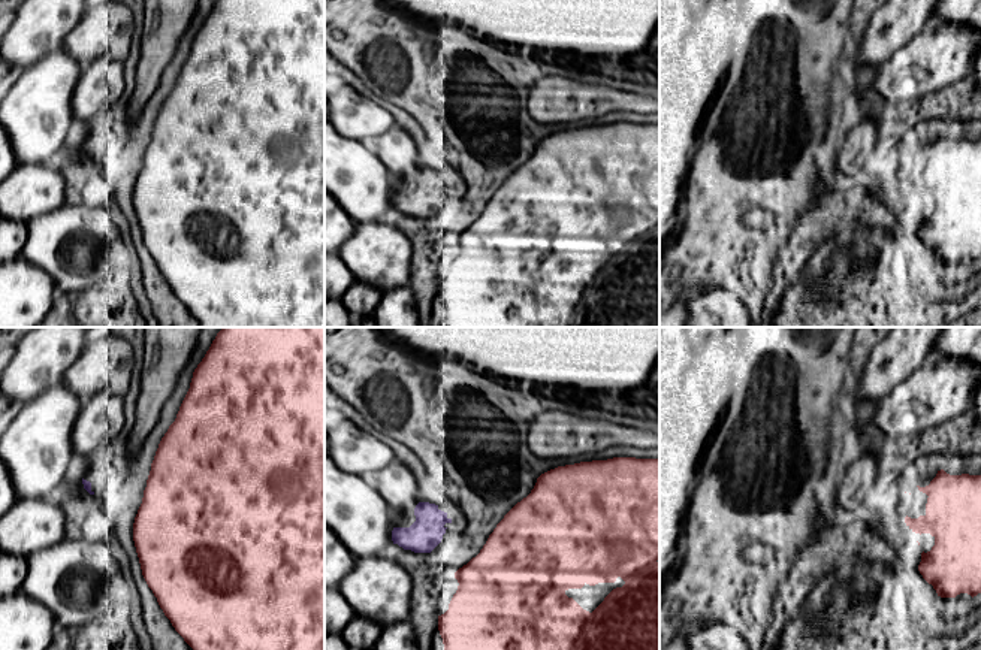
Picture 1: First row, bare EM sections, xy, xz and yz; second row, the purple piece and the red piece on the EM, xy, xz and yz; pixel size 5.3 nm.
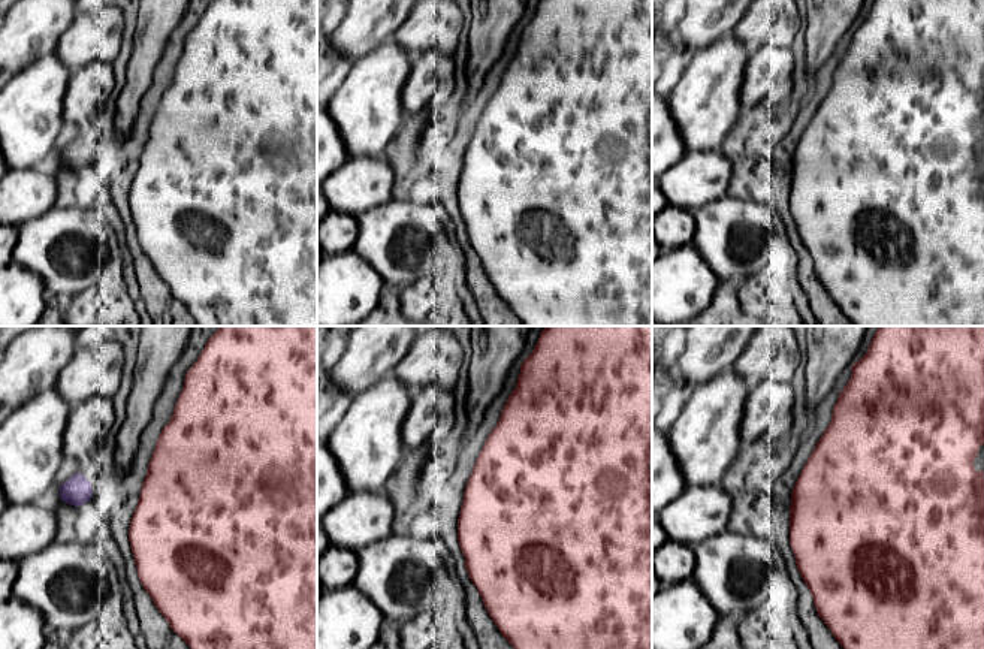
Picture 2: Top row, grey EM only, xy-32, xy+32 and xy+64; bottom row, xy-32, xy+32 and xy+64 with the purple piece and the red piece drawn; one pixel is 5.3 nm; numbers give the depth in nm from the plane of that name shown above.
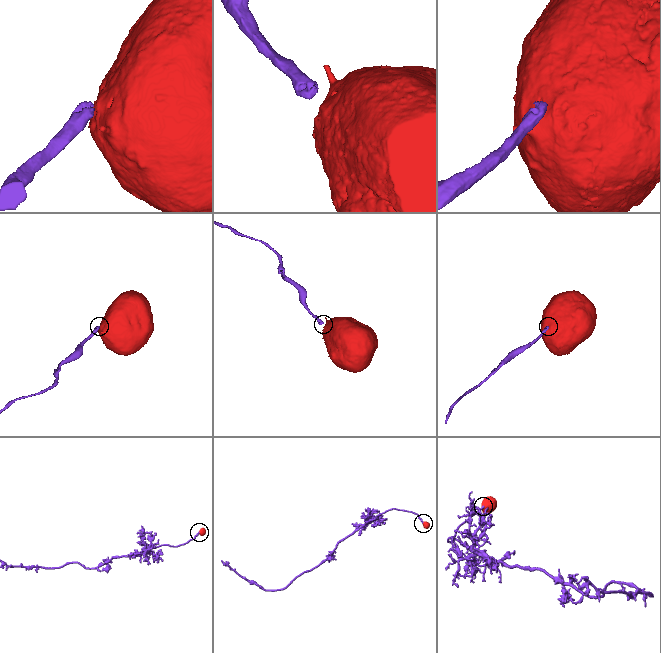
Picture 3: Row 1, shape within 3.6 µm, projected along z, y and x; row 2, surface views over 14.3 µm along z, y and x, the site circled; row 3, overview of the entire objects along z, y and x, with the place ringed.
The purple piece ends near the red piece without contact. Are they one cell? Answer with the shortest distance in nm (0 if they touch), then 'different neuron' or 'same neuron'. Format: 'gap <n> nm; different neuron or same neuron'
gap 180 nm; different neuron

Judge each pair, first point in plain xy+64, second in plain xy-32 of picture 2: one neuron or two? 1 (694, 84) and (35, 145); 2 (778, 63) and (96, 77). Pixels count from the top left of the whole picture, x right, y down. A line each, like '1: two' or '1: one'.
1: one
2: one

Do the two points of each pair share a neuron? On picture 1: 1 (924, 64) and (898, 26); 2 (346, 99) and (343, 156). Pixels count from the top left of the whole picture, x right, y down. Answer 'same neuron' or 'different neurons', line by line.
1: different neurons
2: different neurons

